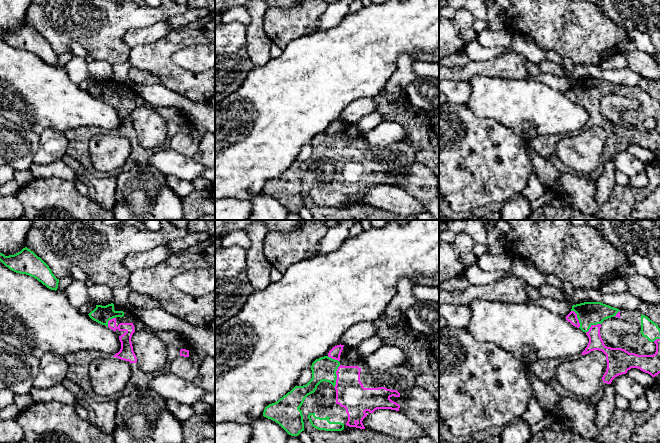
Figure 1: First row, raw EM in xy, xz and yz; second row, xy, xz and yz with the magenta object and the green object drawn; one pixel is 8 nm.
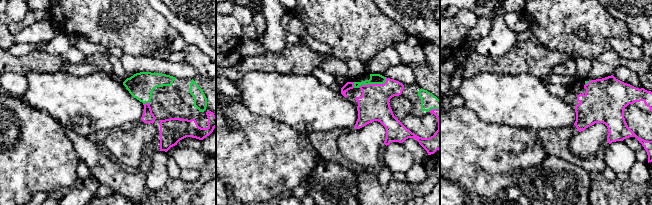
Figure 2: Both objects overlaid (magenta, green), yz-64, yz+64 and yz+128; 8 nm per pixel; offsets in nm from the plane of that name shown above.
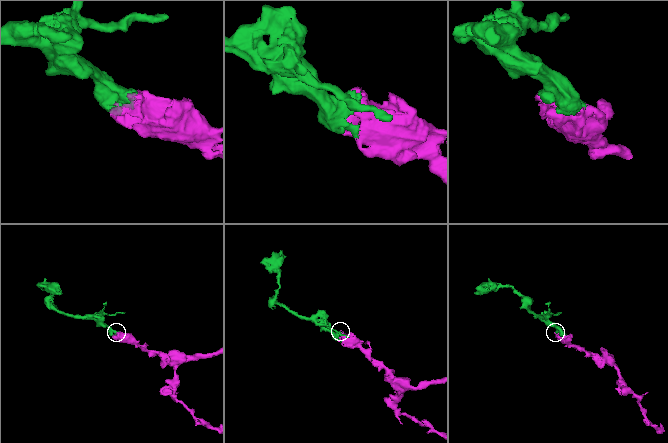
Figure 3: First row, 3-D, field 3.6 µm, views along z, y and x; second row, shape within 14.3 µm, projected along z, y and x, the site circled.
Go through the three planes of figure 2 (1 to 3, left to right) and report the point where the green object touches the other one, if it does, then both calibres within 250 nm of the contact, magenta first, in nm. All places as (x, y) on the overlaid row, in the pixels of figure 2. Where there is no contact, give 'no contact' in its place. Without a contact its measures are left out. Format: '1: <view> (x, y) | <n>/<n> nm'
1: yz-64 (146, 103) | 100/200 nm
2: yz+64 (373, 84) | 260/80 nm
3: yz+128 (588, 82) | 340/20 nm

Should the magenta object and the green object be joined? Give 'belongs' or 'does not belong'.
belongs

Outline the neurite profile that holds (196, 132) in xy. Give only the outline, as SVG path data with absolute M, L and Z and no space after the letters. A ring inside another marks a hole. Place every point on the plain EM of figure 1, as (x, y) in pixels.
M191 122L191 124L189 126L189 133L188 134L192 138L200 140L205 132L206 131L203 130L201 127L199 127L196 123Z

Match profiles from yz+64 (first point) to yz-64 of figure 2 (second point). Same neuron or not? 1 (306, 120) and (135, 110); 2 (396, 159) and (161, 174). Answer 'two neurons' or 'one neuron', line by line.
1: one neuron
2: two neurons

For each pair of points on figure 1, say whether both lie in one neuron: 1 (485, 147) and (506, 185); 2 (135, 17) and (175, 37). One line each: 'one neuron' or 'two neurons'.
1: one neuron
2: two neurons

